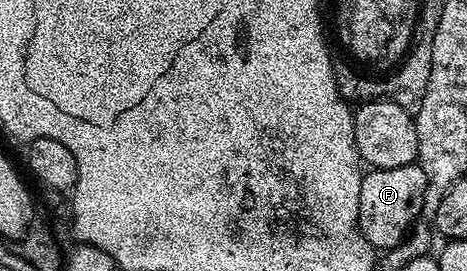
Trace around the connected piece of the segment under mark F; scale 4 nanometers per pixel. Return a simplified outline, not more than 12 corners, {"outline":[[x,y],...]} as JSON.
{"outline":[[418,165],[367,169],[358,227],[379,251],[404,241],[424,204]]}

